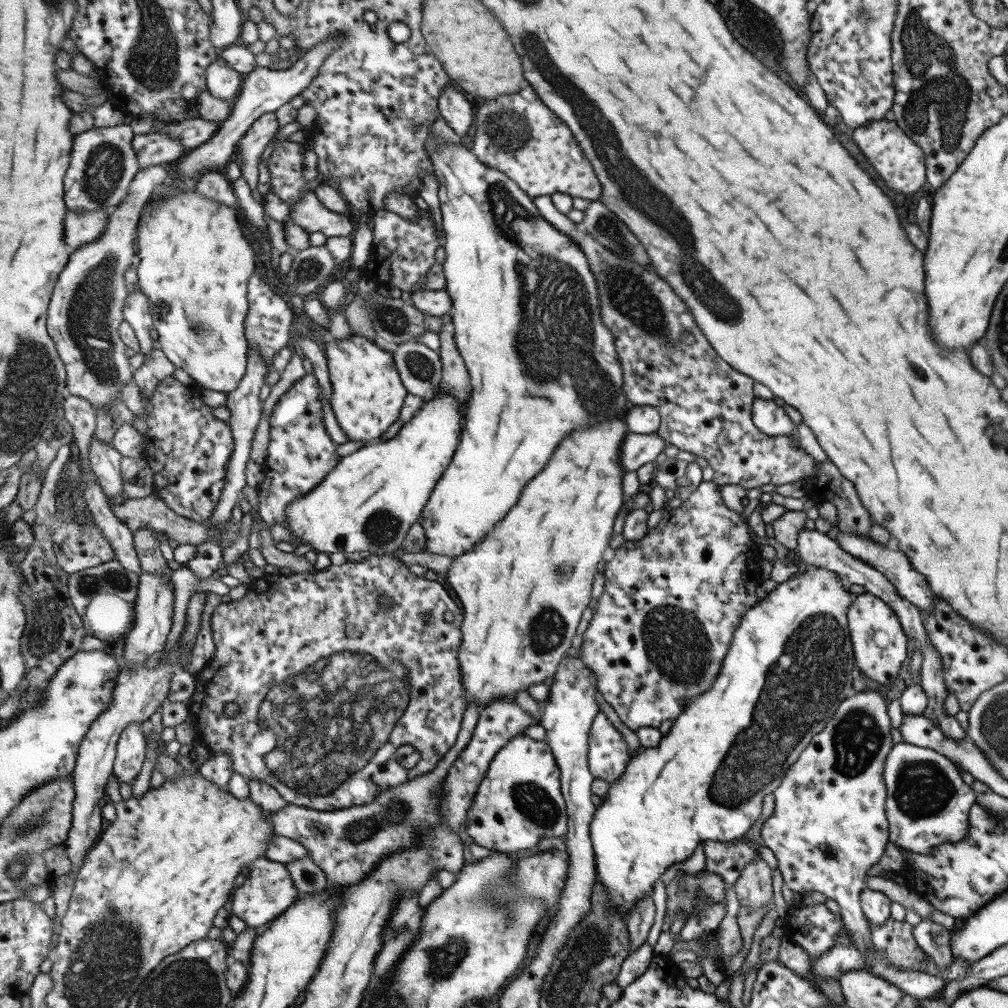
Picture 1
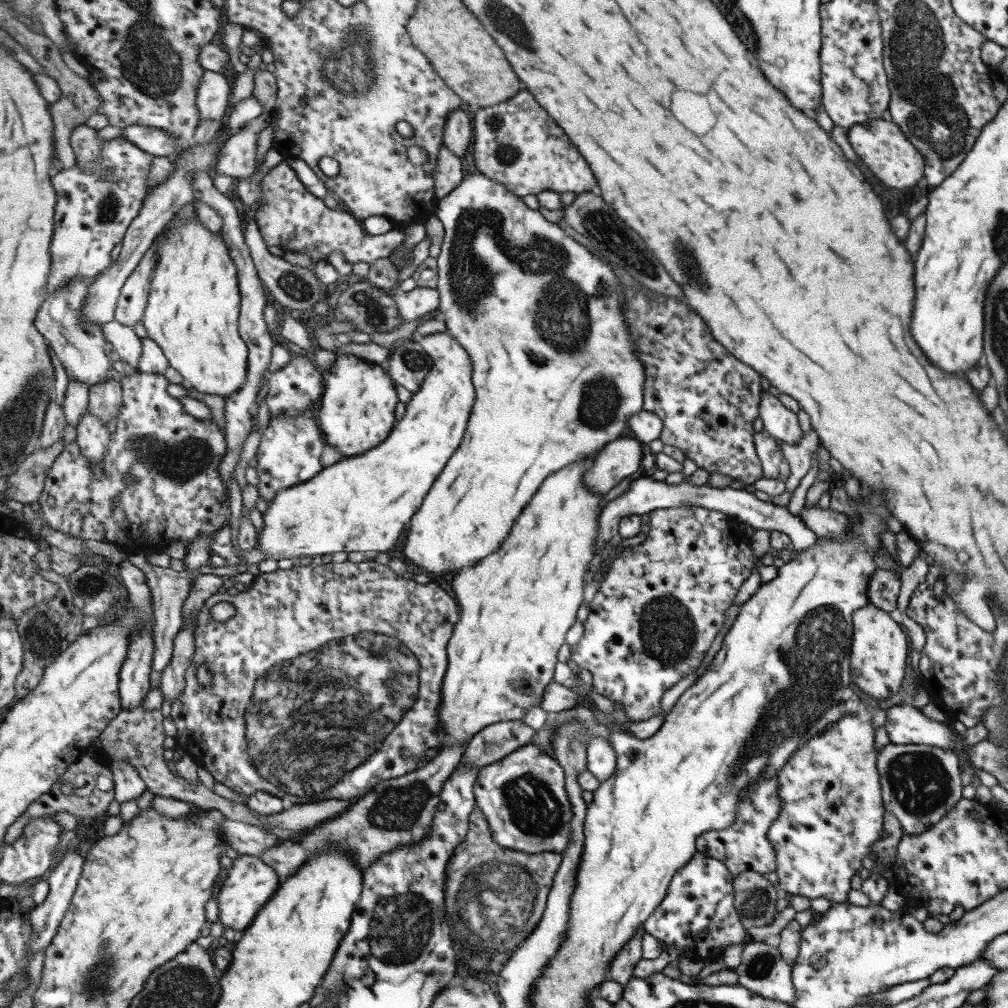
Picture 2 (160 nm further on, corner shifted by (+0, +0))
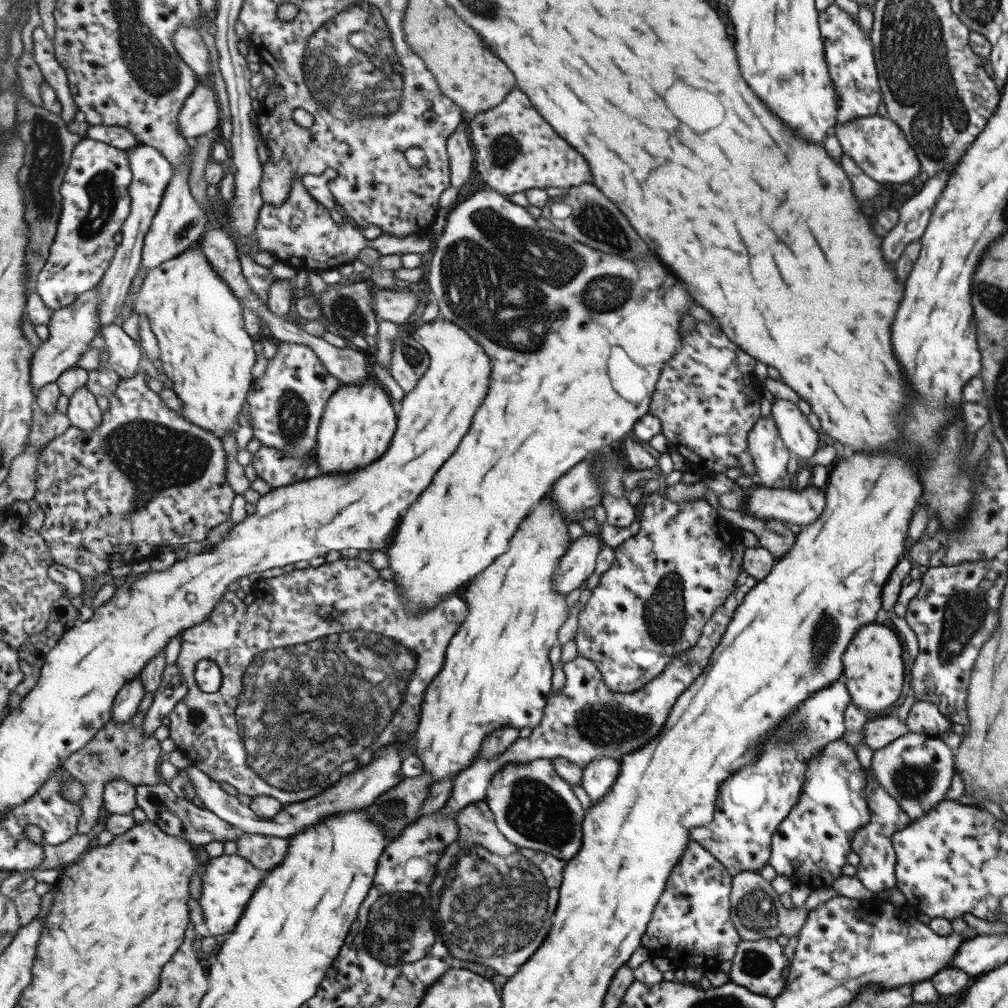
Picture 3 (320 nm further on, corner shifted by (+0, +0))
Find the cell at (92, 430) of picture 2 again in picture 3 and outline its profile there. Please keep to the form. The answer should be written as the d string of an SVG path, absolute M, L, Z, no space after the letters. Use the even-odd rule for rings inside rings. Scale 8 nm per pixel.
M83 386L75 390L69 398L67 415L72 420L72 424L82 428L86 433L101 426L104 411L97 404L97 397Z

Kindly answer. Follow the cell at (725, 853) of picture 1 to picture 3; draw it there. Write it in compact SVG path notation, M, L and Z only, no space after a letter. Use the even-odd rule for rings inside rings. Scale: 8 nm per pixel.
M839 679L812 692L762 740L755 763L738 768L719 783L712 821L690 828L689 838L715 857L732 877L740 872L757 873L768 864L771 835L797 802L808 760L841 737L845 731L843 713L849 703L849 693Z

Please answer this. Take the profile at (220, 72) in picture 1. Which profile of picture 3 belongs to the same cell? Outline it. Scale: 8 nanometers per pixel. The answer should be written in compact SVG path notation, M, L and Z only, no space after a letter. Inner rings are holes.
M204 77L179 117L179 127L187 138L203 137L219 128L222 116L217 100L210 77Z

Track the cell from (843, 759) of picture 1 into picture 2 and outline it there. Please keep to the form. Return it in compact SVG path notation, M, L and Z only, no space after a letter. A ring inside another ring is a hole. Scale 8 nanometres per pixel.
M845 713L827 730L812 736L785 761L777 774L778 795L782 800L779 816L771 823L766 837L775 856L776 888L788 895L826 898L831 903L847 902L850 880L861 867L861 859L869 857L871 843L881 834L884 806L879 775L875 768L878 750L873 748L873 727L861 722L856 714Z

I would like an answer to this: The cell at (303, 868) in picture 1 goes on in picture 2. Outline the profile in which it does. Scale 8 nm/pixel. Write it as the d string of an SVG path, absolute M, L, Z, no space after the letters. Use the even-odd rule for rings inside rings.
M292 840L281 841L264 851L260 858L270 864L282 879L300 871L309 860L308 850L301 843Z

